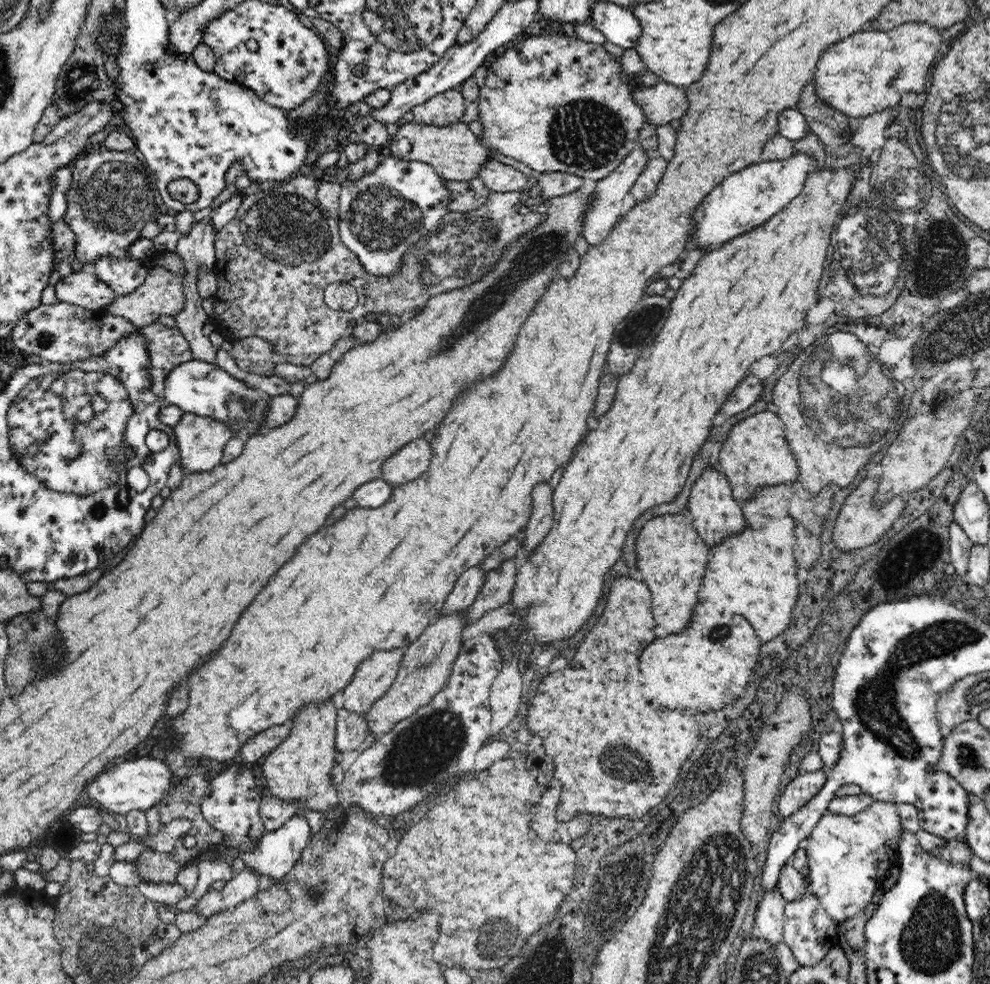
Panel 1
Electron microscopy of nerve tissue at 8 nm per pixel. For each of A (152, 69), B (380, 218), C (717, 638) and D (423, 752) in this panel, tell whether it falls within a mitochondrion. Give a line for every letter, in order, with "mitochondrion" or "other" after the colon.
A: other
B: mitochondrion
C: mitochondrion
D: mitochondrion

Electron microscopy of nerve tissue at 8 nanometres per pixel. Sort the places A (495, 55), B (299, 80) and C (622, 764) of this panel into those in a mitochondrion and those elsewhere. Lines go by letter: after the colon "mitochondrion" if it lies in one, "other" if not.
A: other
B: mitochondrion
C: mitochondrion

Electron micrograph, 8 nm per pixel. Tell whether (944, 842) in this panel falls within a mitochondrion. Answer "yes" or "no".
no

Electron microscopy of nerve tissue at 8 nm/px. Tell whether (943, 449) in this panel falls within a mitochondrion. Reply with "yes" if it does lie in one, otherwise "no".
no

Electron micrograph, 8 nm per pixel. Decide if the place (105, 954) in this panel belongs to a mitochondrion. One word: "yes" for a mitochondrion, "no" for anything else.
yes

